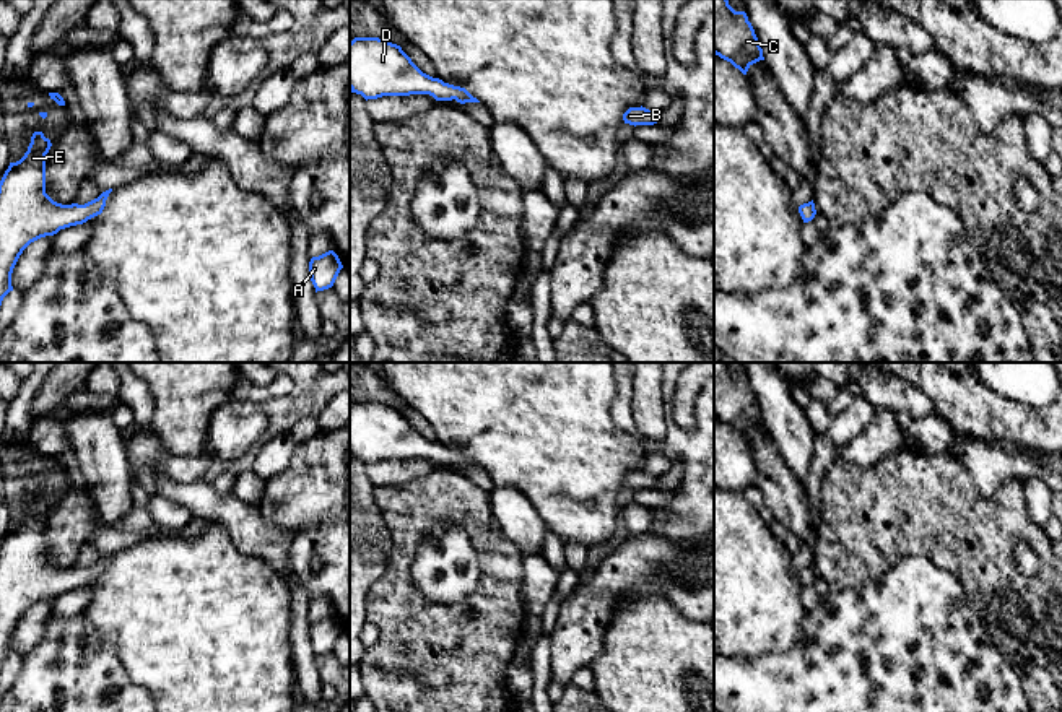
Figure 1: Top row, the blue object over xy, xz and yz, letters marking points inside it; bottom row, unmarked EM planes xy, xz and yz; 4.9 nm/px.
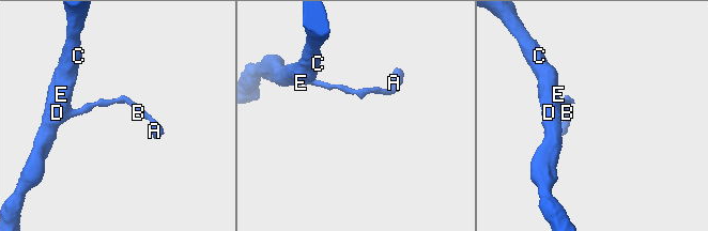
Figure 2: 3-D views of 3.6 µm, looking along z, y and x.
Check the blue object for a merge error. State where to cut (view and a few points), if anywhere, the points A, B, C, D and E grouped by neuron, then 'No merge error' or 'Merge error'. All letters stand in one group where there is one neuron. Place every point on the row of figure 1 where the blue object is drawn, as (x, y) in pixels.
No split. Groups: A B C D E. No merge error

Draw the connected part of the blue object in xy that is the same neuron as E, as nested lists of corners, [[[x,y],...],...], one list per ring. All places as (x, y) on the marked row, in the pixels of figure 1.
[[[34,132],[24,156],[10,163],[0,180],[0,306],[13,291],[11,273],[23,250],[60,229],[83,224],[102,213],[112,189],[78,205],[62,205],[46,193],[46,154],[52,143]]]

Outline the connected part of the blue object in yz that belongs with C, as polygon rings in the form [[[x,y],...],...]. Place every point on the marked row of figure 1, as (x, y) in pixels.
[[[714,0],[714,54],[743,75],[764,60],[763,49],[745,11],[735,11],[729,0]]]

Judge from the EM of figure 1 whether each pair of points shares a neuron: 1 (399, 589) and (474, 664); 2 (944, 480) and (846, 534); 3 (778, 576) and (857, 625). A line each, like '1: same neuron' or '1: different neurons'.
1: same neuron
2: same neuron
3: different neurons

